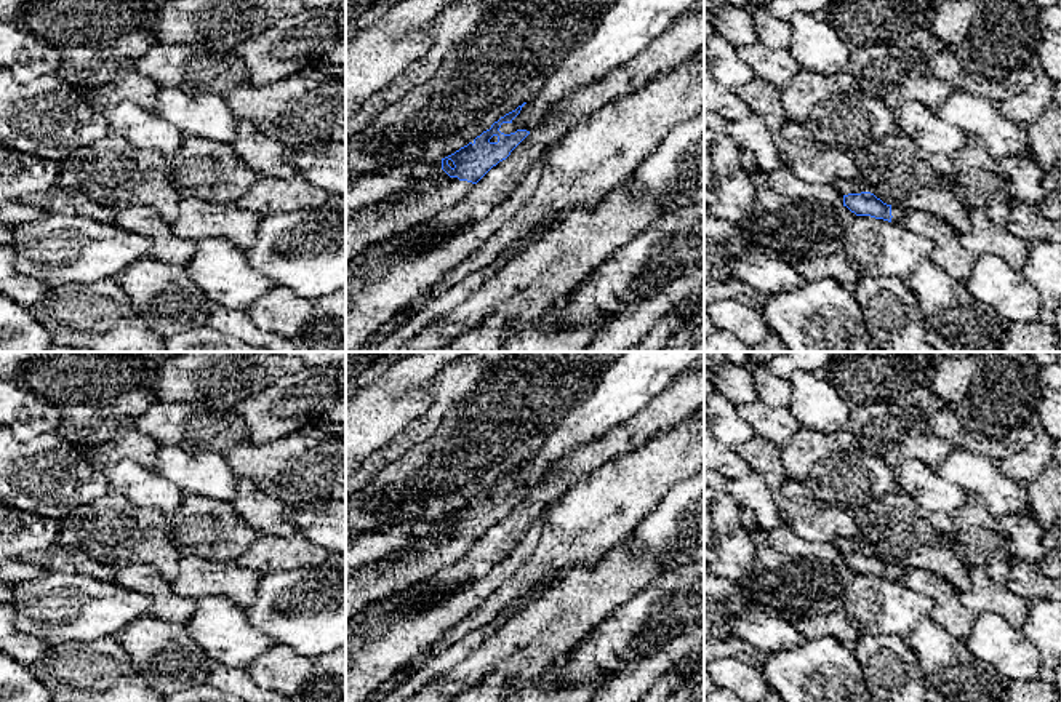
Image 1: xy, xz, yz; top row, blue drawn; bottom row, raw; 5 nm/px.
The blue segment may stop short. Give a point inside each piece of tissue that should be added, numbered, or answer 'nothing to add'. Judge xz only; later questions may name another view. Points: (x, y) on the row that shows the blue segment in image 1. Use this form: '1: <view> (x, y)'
1: xz (367, 227)

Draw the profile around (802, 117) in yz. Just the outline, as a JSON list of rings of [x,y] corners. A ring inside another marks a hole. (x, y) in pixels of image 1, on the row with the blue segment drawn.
[[[800,69],[792,82],[781,88],[781,101],[792,123],[805,128],[818,142],[845,154],[859,154],[872,142],[904,136],[887,99],[866,91],[847,70],[819,75]]]

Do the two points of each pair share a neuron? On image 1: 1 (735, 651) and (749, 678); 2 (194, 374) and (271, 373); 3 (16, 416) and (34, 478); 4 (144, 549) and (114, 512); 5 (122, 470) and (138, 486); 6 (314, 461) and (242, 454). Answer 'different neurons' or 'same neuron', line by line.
1: different neurons
2: same neuron
3: different neurons
4: same neuron
5: same neuron
6: same neuron

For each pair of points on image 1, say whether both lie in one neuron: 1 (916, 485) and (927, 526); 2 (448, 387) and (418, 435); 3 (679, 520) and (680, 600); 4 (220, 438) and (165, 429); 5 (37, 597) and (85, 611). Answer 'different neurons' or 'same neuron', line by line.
1: different neurons
2: same neuron
3: different neurons
4: same neuron
5: same neuron

